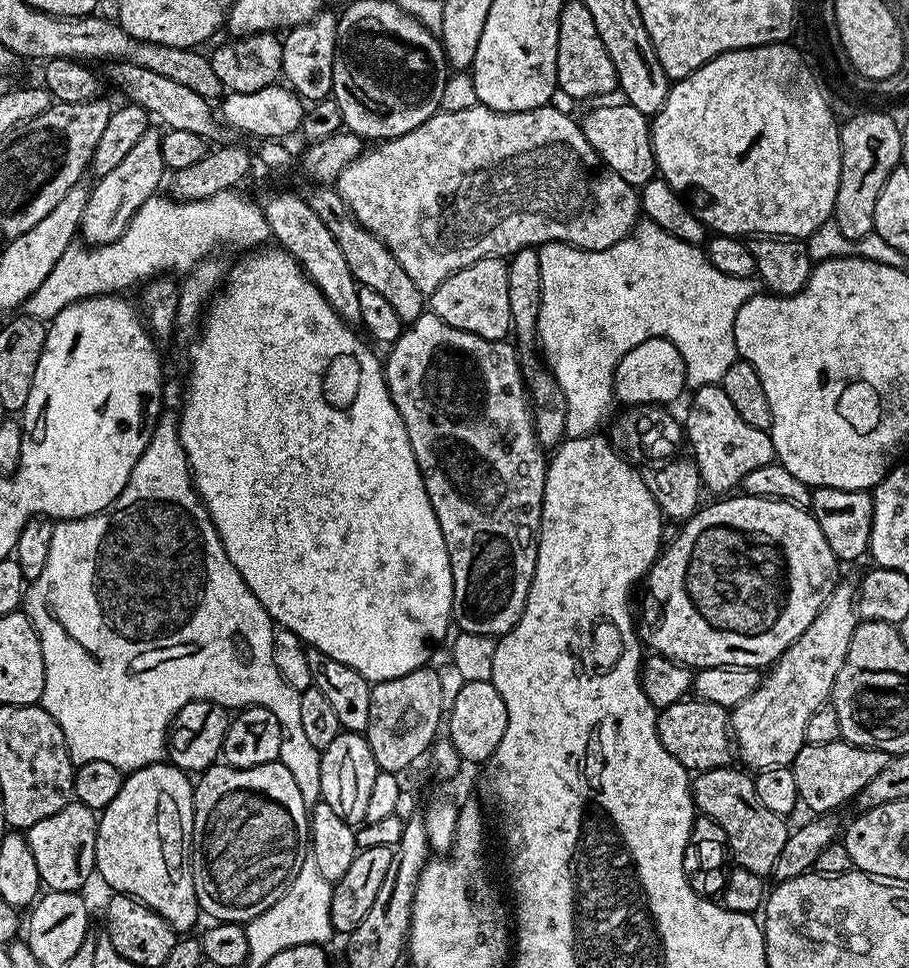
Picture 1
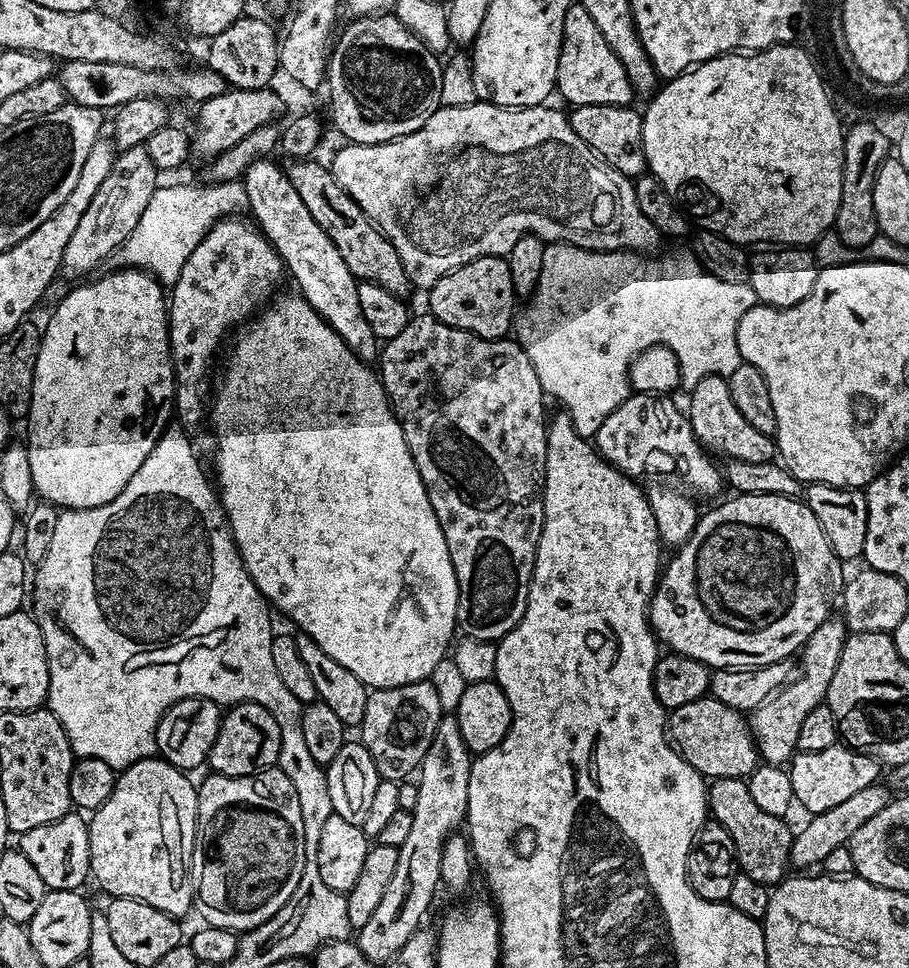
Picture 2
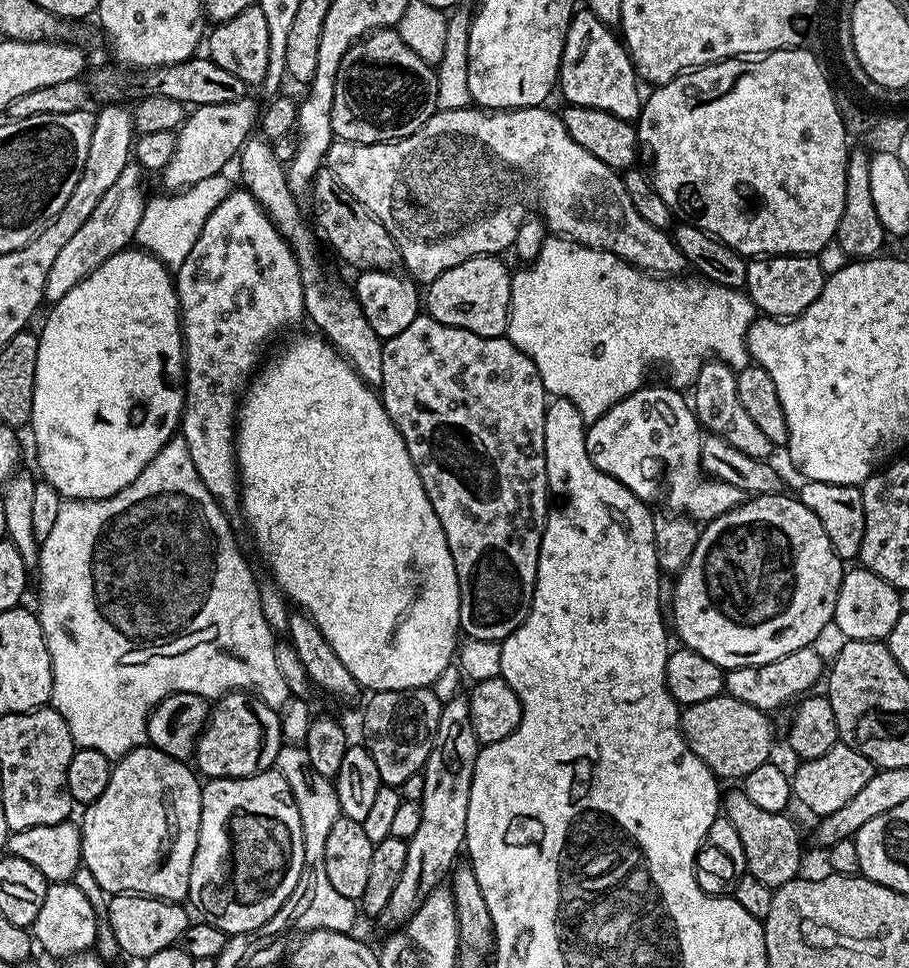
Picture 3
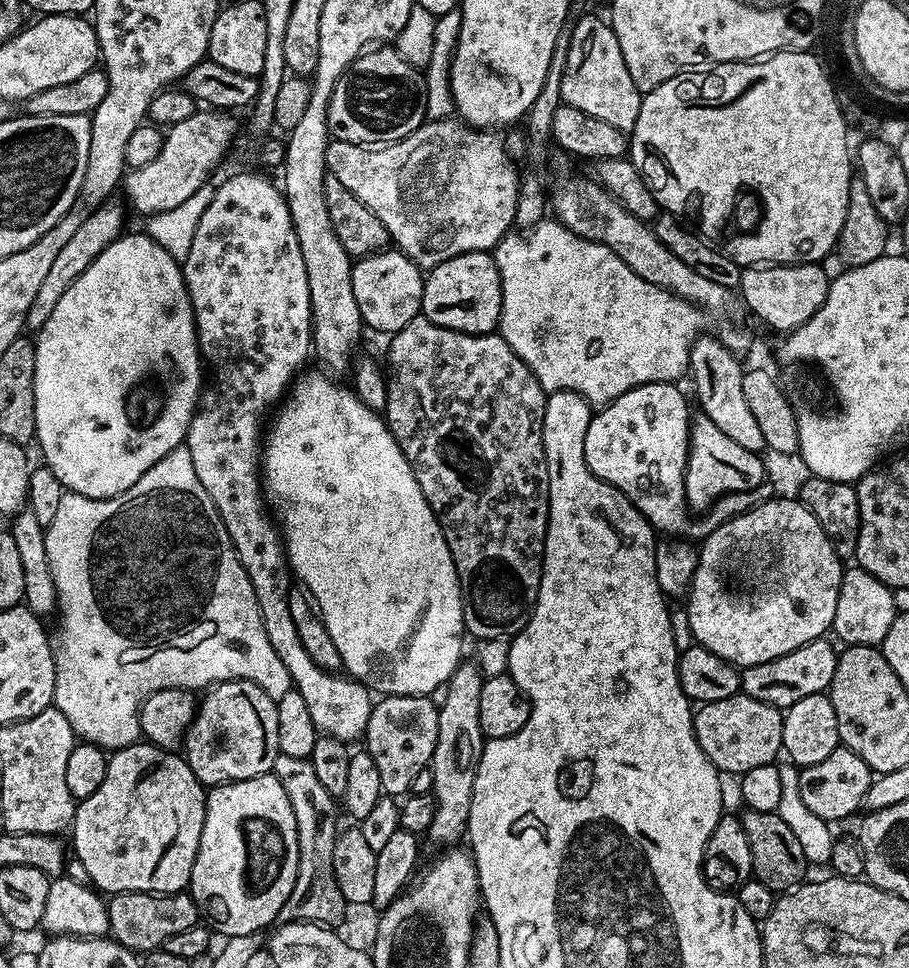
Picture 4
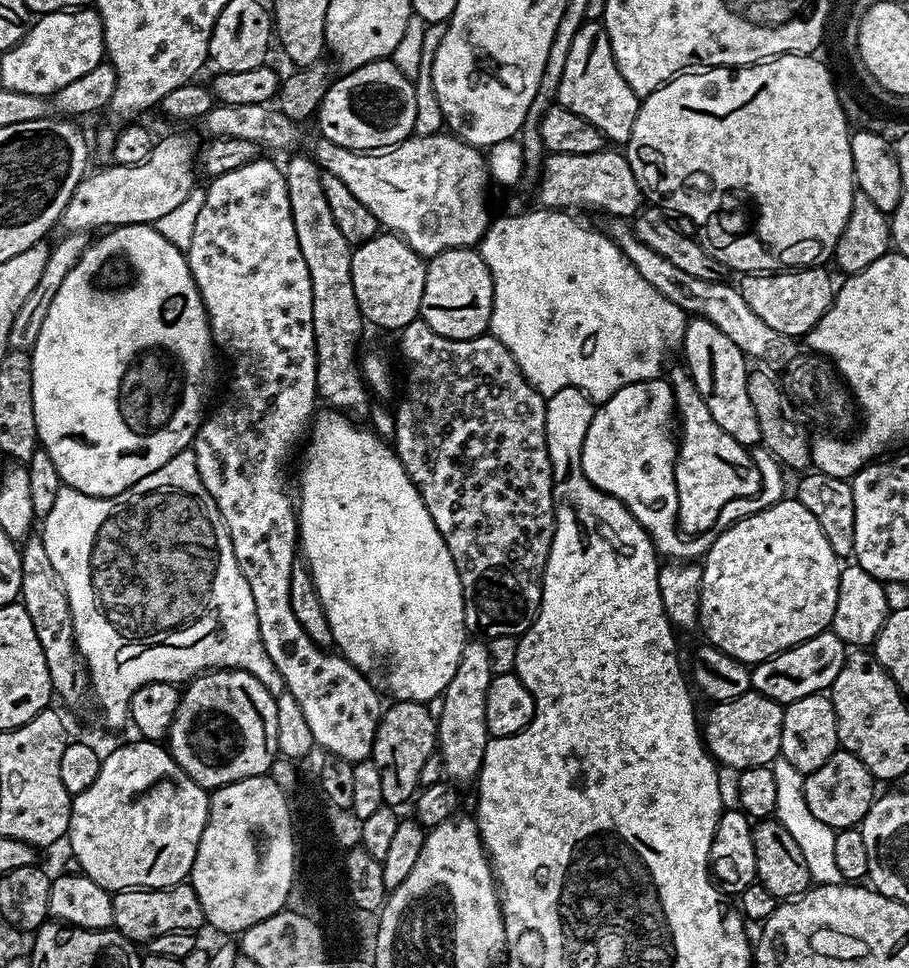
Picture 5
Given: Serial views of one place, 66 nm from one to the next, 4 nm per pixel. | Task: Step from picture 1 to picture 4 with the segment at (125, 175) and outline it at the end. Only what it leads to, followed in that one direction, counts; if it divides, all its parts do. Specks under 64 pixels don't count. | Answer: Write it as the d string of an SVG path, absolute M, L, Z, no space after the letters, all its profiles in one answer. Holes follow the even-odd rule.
M105 202L99 208L95 208L86 218L86 222L78 226L78 234L74 234L74 238L70 238L70 242L66 242L66 247L59 252L58 258L54 258L46 278L42 278L42 287L38 289L34 302L30 302L30 310L26 314L26 328L29 333L39 333L46 318L50 318L54 306L58 306L58 298L62 298L62 294L70 290L78 274L82 274L82 270L86 270L86 266L90 266L90 262L94 262L94 258L98 258L98 254L102 254L102 250L106 250L106 246L110 246L110 242L114 242L125 231L125 205L112 203Z

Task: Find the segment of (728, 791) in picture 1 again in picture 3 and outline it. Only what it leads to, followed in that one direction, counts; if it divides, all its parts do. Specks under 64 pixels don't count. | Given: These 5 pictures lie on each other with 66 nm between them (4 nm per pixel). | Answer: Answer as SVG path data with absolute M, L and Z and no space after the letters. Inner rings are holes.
M742 790L725 791L722 796L722 814L730 822L734 822L734 830L738 830L738 838L742 838L742 846L748 863L747 875L758 878L758 882L766 882L772 889L781 888L786 882L797 879L800 872L800 832L792 825L791 815L783 812L762 810L755 802L750 802Z

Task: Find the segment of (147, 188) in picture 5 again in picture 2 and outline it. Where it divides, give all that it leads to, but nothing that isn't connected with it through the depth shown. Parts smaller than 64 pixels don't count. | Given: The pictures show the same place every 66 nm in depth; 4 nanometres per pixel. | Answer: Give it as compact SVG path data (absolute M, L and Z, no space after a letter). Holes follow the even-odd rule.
M271 87L259 88L258 90L242 90L241 88L232 88L226 94L218 94L218 98L210 98L199 105L200 121L196 124L196 136L191 137L192 152L200 155L204 162L215 159L234 142L242 142L246 134L254 134L262 126L279 121L280 111L284 104L280 101L280 96L272 92Z

